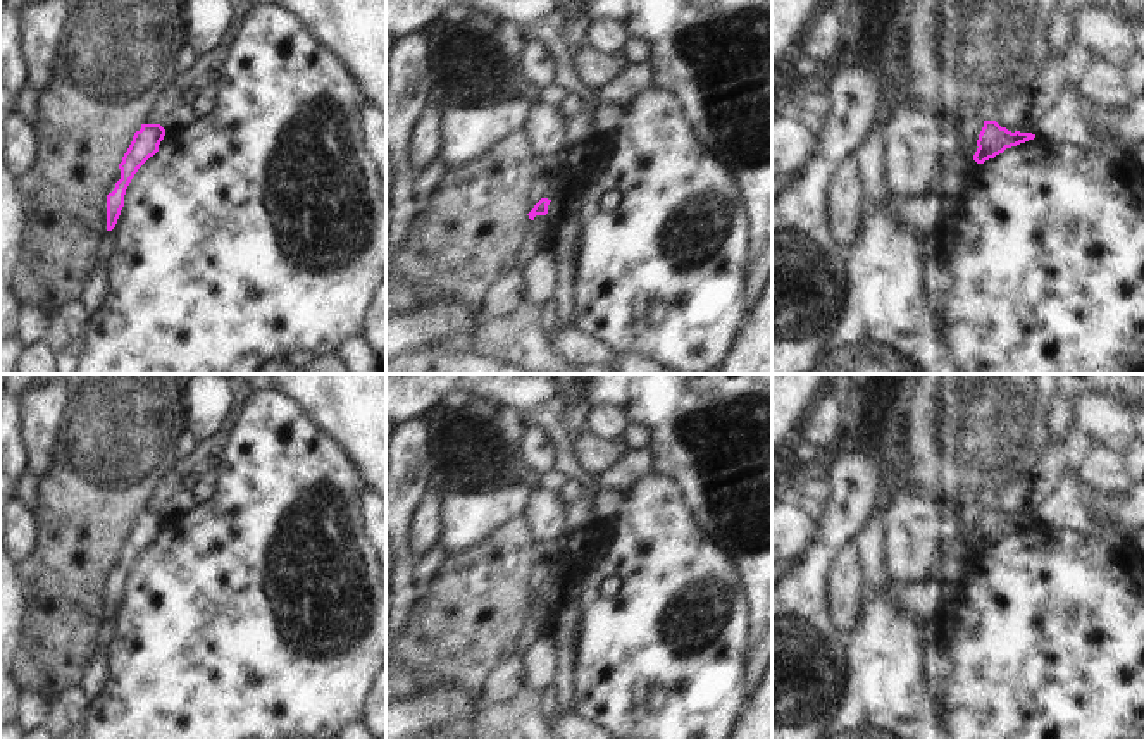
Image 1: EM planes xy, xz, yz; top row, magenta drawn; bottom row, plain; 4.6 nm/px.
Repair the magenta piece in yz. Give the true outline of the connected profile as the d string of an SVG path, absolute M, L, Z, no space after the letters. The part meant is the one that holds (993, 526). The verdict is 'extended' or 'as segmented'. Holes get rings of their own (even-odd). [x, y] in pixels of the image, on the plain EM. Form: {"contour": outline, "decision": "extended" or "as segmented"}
{"contour": "M984 506L984 513L977 525L979 534L973 541L973 546L977 550L984 550L985 546L1003 539L1006 534L1017 532L1034 524L1035 520L1032 519L1011 519L1006 513L1001 513L996 506Z", "decision": "as segmented"}

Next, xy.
{"contour": "M141 510L141 515L134 519L133 527L119 550L121 565L115 568L114 577L107 581L107 617L112 617L117 610L131 565L138 555L159 537L164 522L165 515L160 510Z", "decision": "as segmented"}

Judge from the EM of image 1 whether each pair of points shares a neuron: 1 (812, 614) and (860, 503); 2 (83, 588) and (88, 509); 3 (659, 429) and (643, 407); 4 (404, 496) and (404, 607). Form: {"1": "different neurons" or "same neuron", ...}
{"1": "same neuron", "2": "same neuron", "3": "same neuron", "4": "same neuron"}

